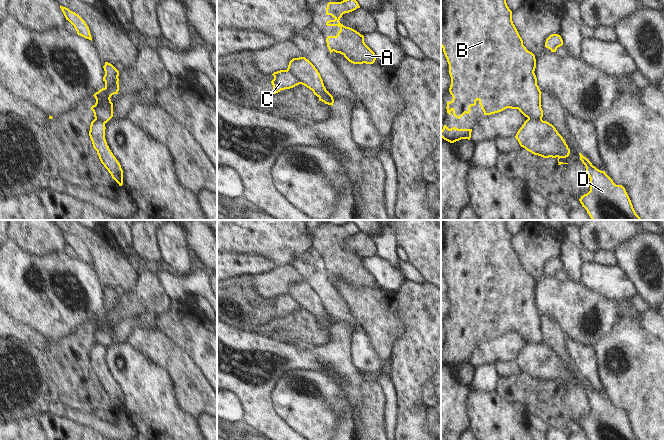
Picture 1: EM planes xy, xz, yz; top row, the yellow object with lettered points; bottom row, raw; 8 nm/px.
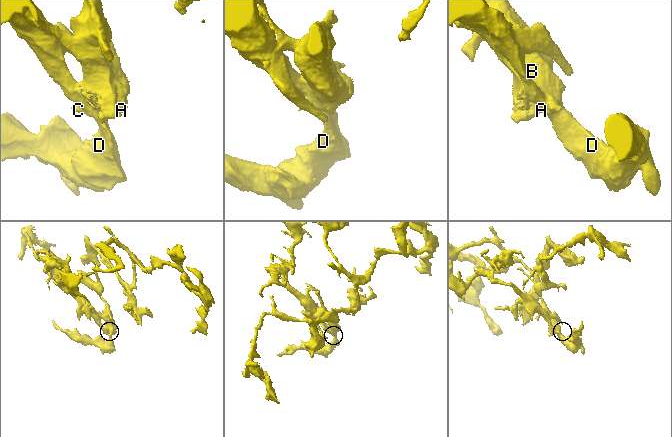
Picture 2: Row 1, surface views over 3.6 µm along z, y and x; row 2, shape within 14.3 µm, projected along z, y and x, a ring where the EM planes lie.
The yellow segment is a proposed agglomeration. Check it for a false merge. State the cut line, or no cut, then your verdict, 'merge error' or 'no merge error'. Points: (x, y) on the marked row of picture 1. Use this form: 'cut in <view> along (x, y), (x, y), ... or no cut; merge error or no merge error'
cut in xz along (287, 69), (300, 83); merge error

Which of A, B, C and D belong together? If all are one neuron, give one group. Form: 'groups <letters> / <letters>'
groups A B C / D

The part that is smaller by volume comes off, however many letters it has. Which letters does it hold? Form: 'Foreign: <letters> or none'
Foreign: A, B, C

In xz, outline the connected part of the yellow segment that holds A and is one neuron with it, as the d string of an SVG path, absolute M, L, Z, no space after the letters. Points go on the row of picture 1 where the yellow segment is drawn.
M343 0L341 2L329 2L326 15L334 19L326 22L327 26L338 26L340 30L336 36L326 38L330 54L334 51L342 54L353 64L373 64L376 60L375 53L365 44L364 36L356 30L340 23L343 14L360 8L356 0Z

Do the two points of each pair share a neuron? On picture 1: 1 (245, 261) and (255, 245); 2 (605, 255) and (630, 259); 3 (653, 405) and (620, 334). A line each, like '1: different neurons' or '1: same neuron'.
1: different neurons
2: different neurons
3: same neuron

